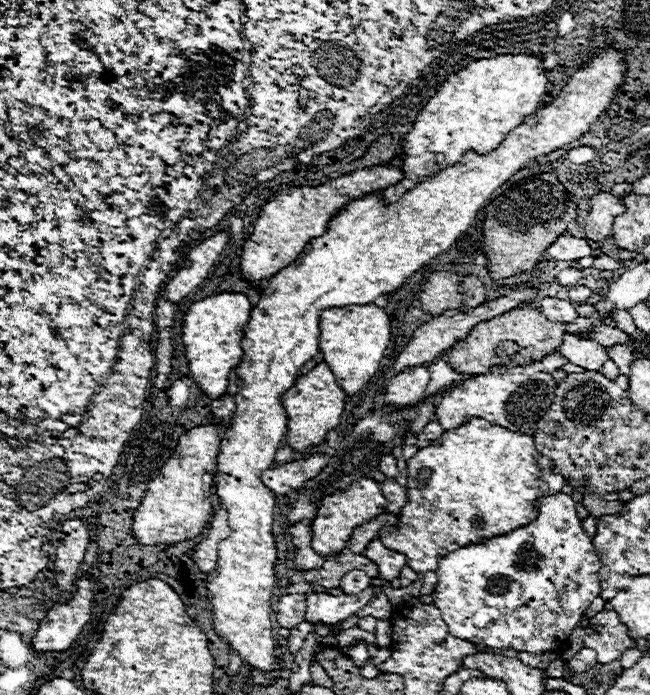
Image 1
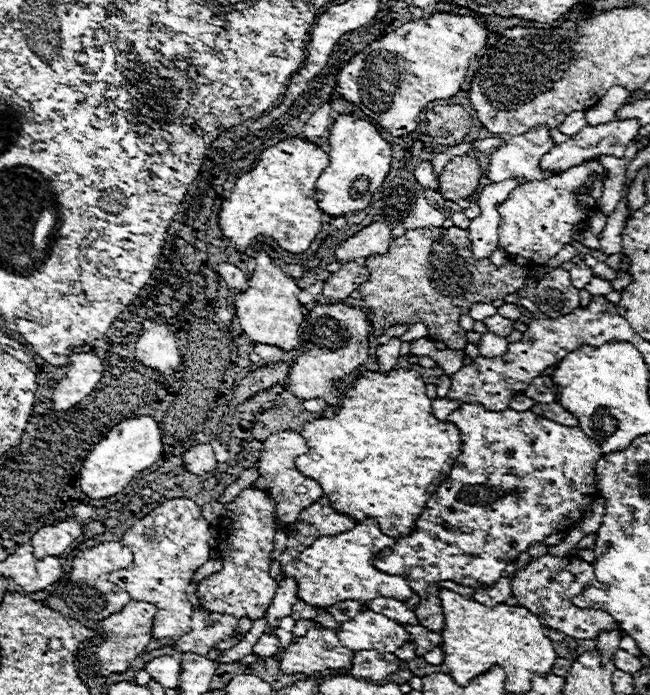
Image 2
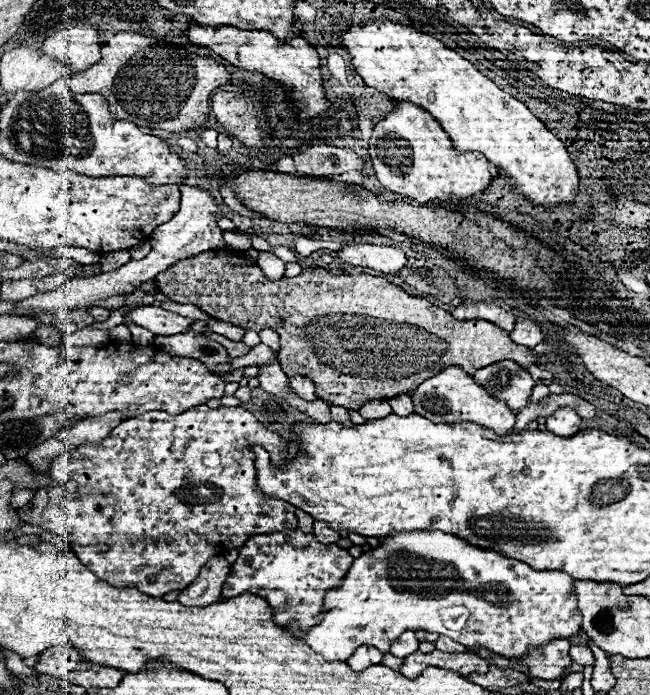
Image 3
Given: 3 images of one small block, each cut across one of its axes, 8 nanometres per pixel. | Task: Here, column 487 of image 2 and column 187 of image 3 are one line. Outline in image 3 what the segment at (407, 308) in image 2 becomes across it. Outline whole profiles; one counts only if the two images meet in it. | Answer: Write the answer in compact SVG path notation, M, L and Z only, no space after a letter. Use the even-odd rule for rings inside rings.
M222 248L200 252L192 258L176 262L166 272L154 278L158 290L170 300L180 304L196 304L200 310L216 320L230 322L238 328L272 328L280 334L282 370L288 378L304 376L316 384L320 400L358 410L364 400L392 398L416 390L426 378L436 376L448 366L460 366L464 372L474 374L478 368L490 366L500 360L514 360L520 366L536 362L530 348L518 346L510 340L508 332L486 320L456 320L450 312L430 304L424 298L412 298L386 278L370 274L332 274L324 268L304 270L300 276L268 280L264 272L246 258L246 252Z

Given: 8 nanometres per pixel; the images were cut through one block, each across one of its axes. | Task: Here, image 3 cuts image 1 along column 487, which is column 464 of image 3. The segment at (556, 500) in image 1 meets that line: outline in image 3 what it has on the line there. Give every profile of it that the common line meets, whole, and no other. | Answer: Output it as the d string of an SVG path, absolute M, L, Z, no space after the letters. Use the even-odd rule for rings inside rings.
M396 532L394 536L388 536L384 540L380 540L378 548L370 550L370 552L364 552L360 558L354 558L348 574L344 576L342 584L328 590L326 592L326 598L324 598L324 606L322 606L322 622L312 626L310 630L302 632L300 630L300 624L298 620L290 620L286 624L286 628L298 638L302 640L304 644L308 644L314 652L320 652L326 660L340 660L344 662L346 658L350 658L358 646L376 646L380 648L382 652L388 652L392 640L398 640L402 632L406 630L426 630L426 632L436 632L440 636L448 636L460 644L464 644L466 648L472 648L476 644L482 644L484 648L492 650L494 654L498 656L504 656L504 658L516 658L516 656L524 656L528 652L528 646L542 646L542 644L548 644L550 640L556 640L556 638L574 638L580 634L580 624L582 624L582 616L578 612L578 606L576 606L576 596L572 592L572 578L560 570L532 570L528 564L520 562L520 560L512 560L512 558L506 558L498 552L492 552L492 550L484 550L484 548L476 548L472 544L468 544L466 540L460 540L458 536L452 536L452 534L444 534L444 532Z

